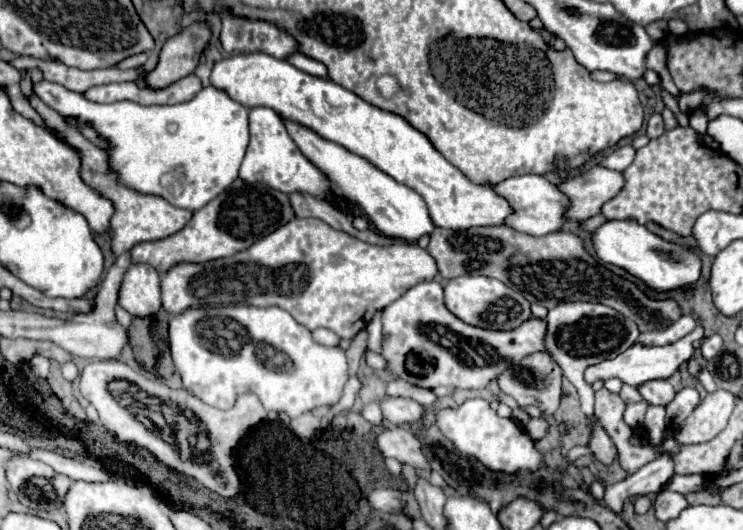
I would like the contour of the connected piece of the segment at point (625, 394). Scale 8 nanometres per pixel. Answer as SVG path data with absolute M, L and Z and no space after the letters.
M624 384L622 390L620 390L620 398L622 398L626 404L632 404L632 402L638 402L642 396L640 396L640 392L638 392L634 386Z

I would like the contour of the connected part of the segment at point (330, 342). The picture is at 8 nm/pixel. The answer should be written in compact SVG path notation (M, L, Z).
M326 328L314 330L314 332L312 332L312 338L314 338L318 344L322 344L322 346L332 346L332 348L336 348L336 346L340 344L340 338L338 338L332 330L326 330Z

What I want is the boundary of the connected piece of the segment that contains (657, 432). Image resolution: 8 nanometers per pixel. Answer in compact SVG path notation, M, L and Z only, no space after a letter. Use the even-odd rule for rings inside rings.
M650 405L645 414L644 427L649 433L650 444L658 444L666 428L666 408Z

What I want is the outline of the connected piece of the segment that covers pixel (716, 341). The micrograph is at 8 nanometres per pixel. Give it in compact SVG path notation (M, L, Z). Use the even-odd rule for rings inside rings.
M712 334L710 338L704 340L704 344L702 344L702 348L700 348L702 358L704 358L704 360L712 360L712 358L720 352L720 348L722 348L722 338L720 338L718 334Z

